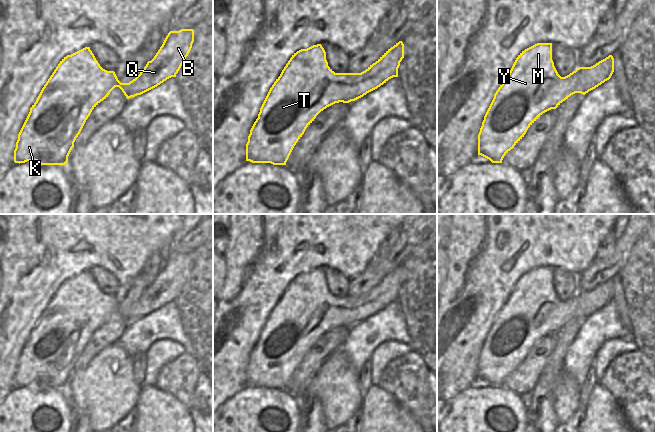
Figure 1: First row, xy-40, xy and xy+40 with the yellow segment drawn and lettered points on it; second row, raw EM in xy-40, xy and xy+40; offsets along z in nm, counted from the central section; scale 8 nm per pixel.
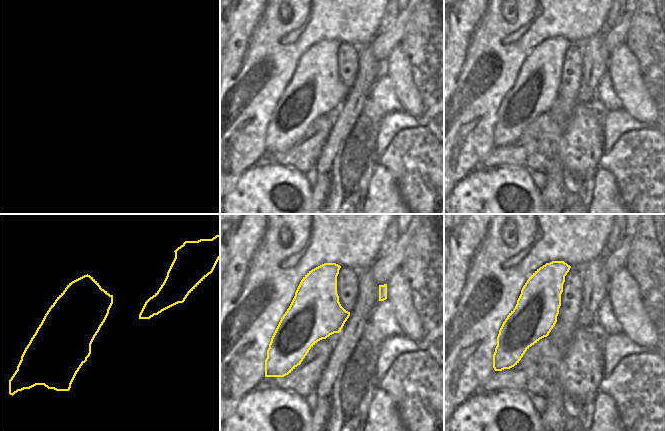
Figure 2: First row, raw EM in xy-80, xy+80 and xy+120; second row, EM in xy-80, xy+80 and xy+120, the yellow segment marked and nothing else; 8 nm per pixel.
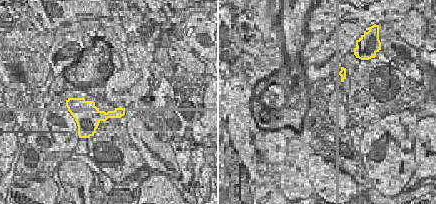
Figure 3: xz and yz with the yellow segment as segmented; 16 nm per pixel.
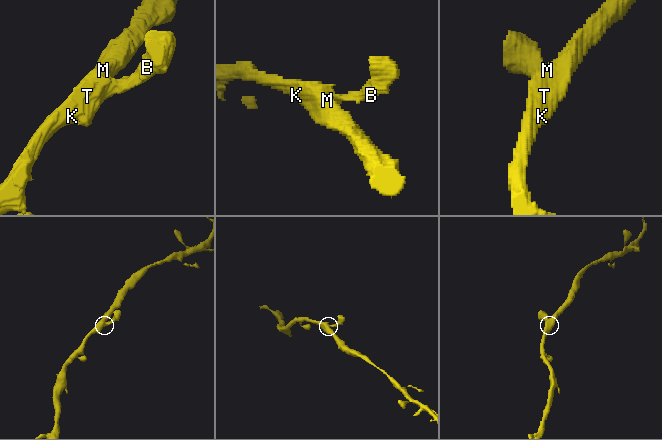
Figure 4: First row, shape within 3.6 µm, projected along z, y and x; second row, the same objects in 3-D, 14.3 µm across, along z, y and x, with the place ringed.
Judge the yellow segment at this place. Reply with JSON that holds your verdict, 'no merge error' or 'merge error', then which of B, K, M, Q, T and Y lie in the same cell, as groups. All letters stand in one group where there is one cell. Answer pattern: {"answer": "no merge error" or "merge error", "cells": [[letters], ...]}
{"answer": "no merge error", "cells": [["B", "K", "M", "Q", "T", "Y"]]}

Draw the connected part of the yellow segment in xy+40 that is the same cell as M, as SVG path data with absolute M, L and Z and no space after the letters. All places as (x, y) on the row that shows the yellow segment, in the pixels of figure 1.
M537 43L525 49L516 58L484 116L478 134L478 155L492 163L502 163L504 156L543 113L556 109L575 93L585 95L609 80L613 72L614 58L609 55L591 67L579 67L569 75L561 77L552 60L552 43Z

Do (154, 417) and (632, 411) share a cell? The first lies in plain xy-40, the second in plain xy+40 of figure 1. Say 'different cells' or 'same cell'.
different cells

